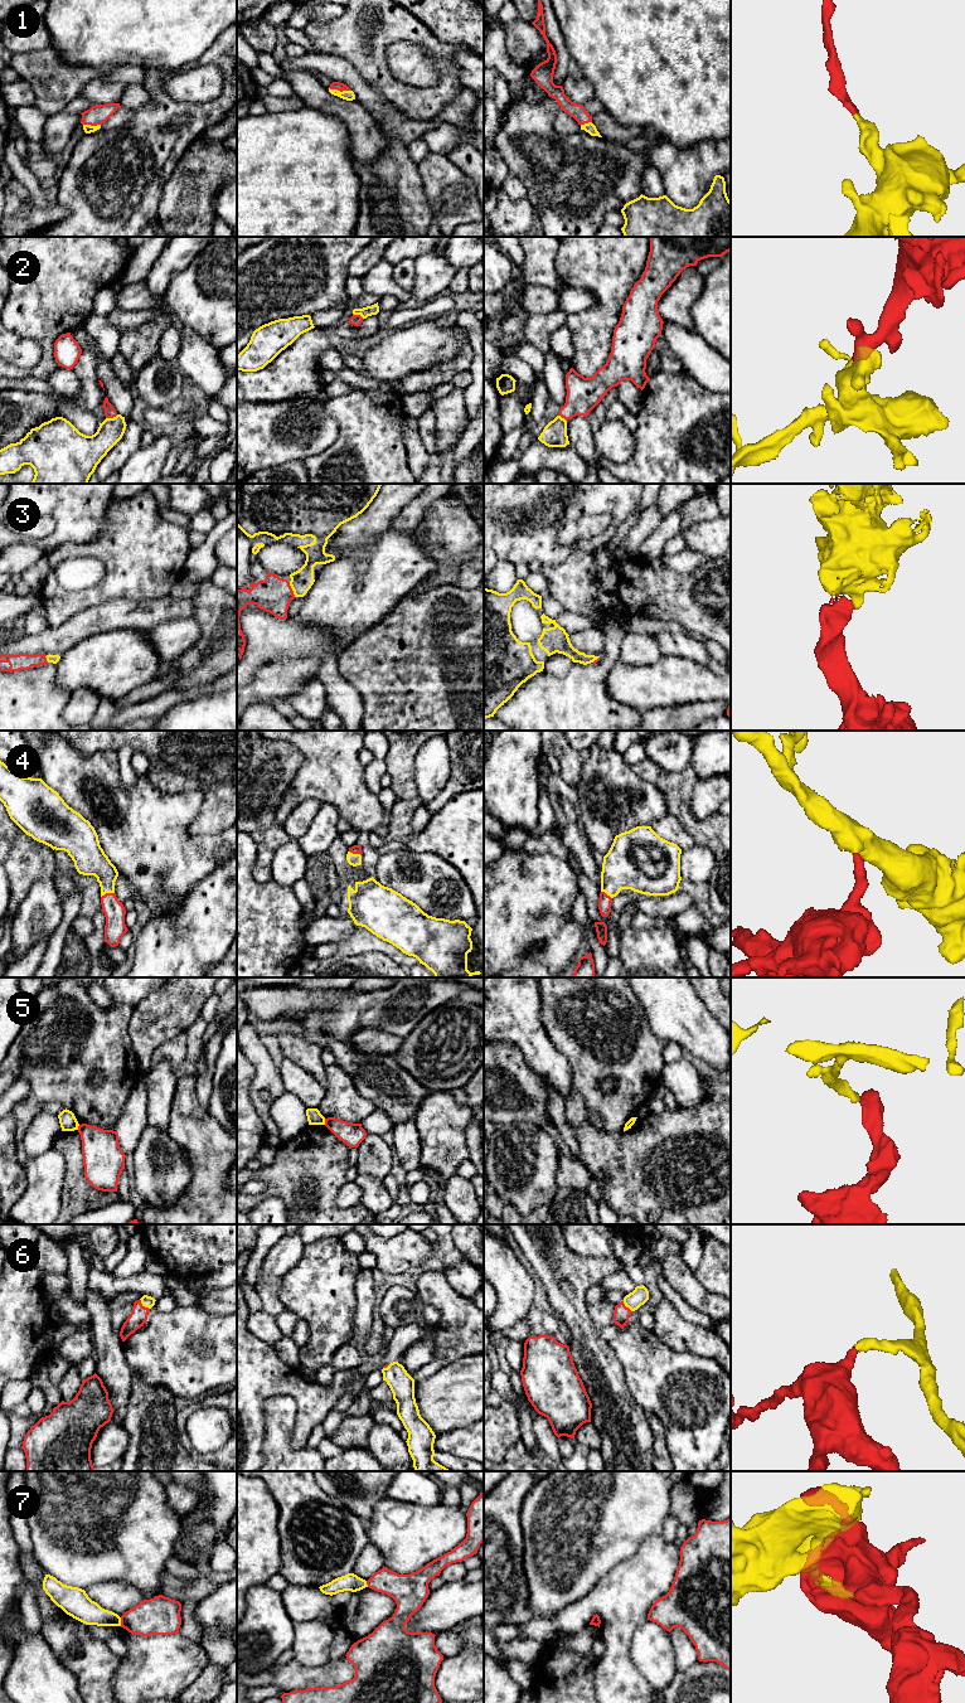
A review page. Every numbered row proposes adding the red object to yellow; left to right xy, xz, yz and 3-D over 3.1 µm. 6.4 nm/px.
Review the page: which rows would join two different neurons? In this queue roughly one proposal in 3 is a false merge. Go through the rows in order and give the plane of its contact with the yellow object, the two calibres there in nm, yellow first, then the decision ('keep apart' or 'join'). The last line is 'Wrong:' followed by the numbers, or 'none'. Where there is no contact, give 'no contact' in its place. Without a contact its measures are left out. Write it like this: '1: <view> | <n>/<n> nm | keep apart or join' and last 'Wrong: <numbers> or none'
1: xz | 60/50 nm | join
2: xy | 190/70 nm | join
3: xz | 140/220 nm | join
4: xy | 200/140 nm | join
5: xz | 90/140 nm | keep apart
6: xy | 80/110 nm | join
7: xy | 160/240 nm | keep apart
Wrong: 5, 7

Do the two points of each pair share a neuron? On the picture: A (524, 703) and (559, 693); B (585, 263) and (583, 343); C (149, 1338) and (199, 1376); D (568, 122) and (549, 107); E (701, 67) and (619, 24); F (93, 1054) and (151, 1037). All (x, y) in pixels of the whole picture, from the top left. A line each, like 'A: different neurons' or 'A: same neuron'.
A: same neuron
B: same neuron
C: same neuron
D: different neurons
E: same neuron
F: different neurons

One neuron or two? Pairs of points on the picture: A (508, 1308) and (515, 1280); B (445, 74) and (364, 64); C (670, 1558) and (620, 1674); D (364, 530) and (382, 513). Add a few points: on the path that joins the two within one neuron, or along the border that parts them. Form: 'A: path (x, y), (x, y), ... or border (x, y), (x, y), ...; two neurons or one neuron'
A: path (514, 1301), (514, 1286); one neuron
B: path (431, 95), (399, 95), (386, 83); one neuron
C: path (641, 1587), (621, 1607), (619, 1645); one neuron
D: path (368, 527), (378, 517); one neuron

